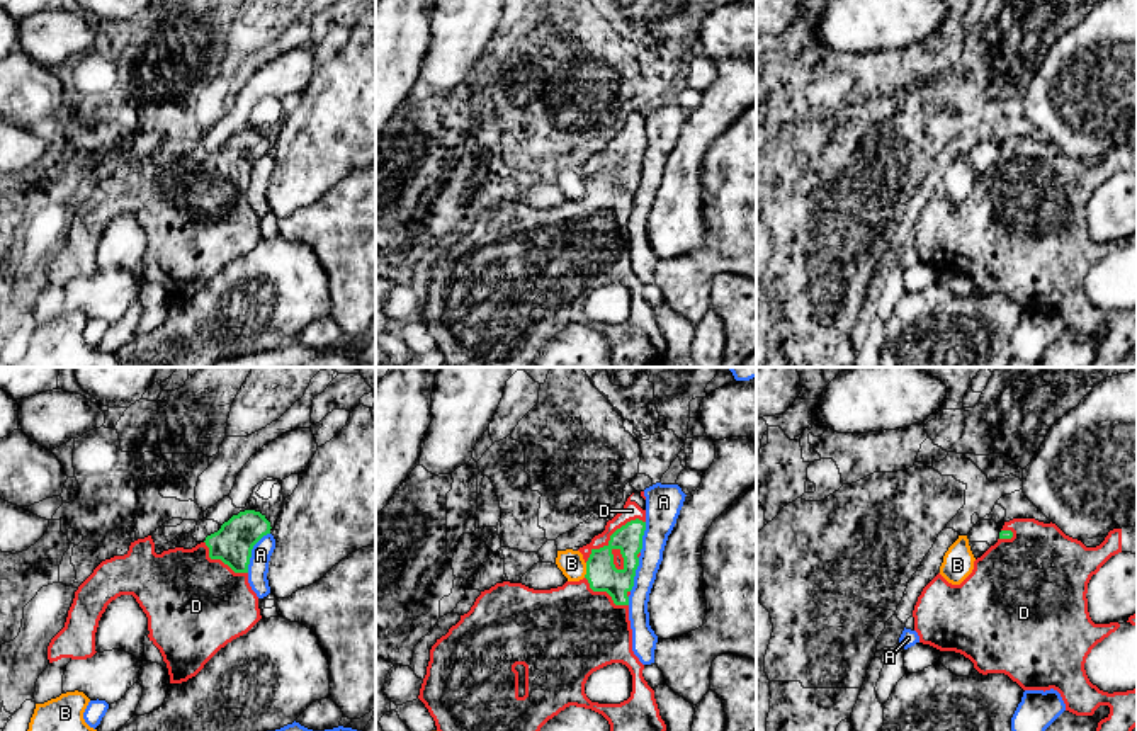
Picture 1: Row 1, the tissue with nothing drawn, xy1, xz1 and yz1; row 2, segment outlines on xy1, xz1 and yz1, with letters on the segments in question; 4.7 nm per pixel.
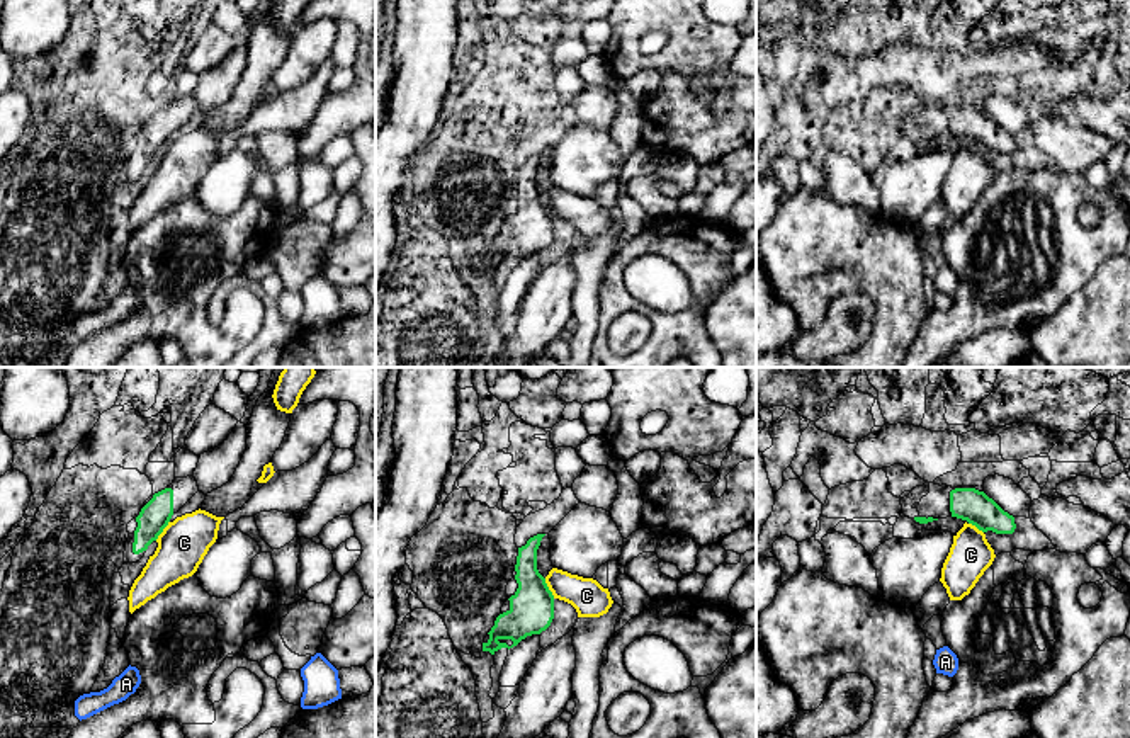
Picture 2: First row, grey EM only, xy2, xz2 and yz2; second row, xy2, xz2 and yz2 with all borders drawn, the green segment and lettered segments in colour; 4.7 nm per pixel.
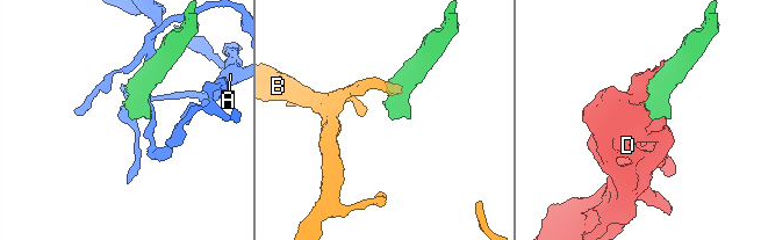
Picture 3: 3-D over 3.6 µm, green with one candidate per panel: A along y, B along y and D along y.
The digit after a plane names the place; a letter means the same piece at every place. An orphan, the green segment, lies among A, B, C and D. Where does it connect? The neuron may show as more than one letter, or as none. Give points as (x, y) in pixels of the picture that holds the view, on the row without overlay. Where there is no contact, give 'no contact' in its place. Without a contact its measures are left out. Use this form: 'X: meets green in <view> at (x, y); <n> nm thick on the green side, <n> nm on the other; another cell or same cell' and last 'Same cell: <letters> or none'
A: meets green in xy1 at (250, 170); 190 nm thick on the green side, 100 nm on the other; another cell
B: meets green in xz1 at (587, 189); 150 nm thick on the green side, 120 nm on the other; another cell
C: meets green in xz2 at (548, 208); 200 nm thick on the green side, 170 nm on the other; another cell
D: meets green in xz1 at (610, 155); 150 nm thick on the green side, 90 nm on the other; same cell
Same cell: D

